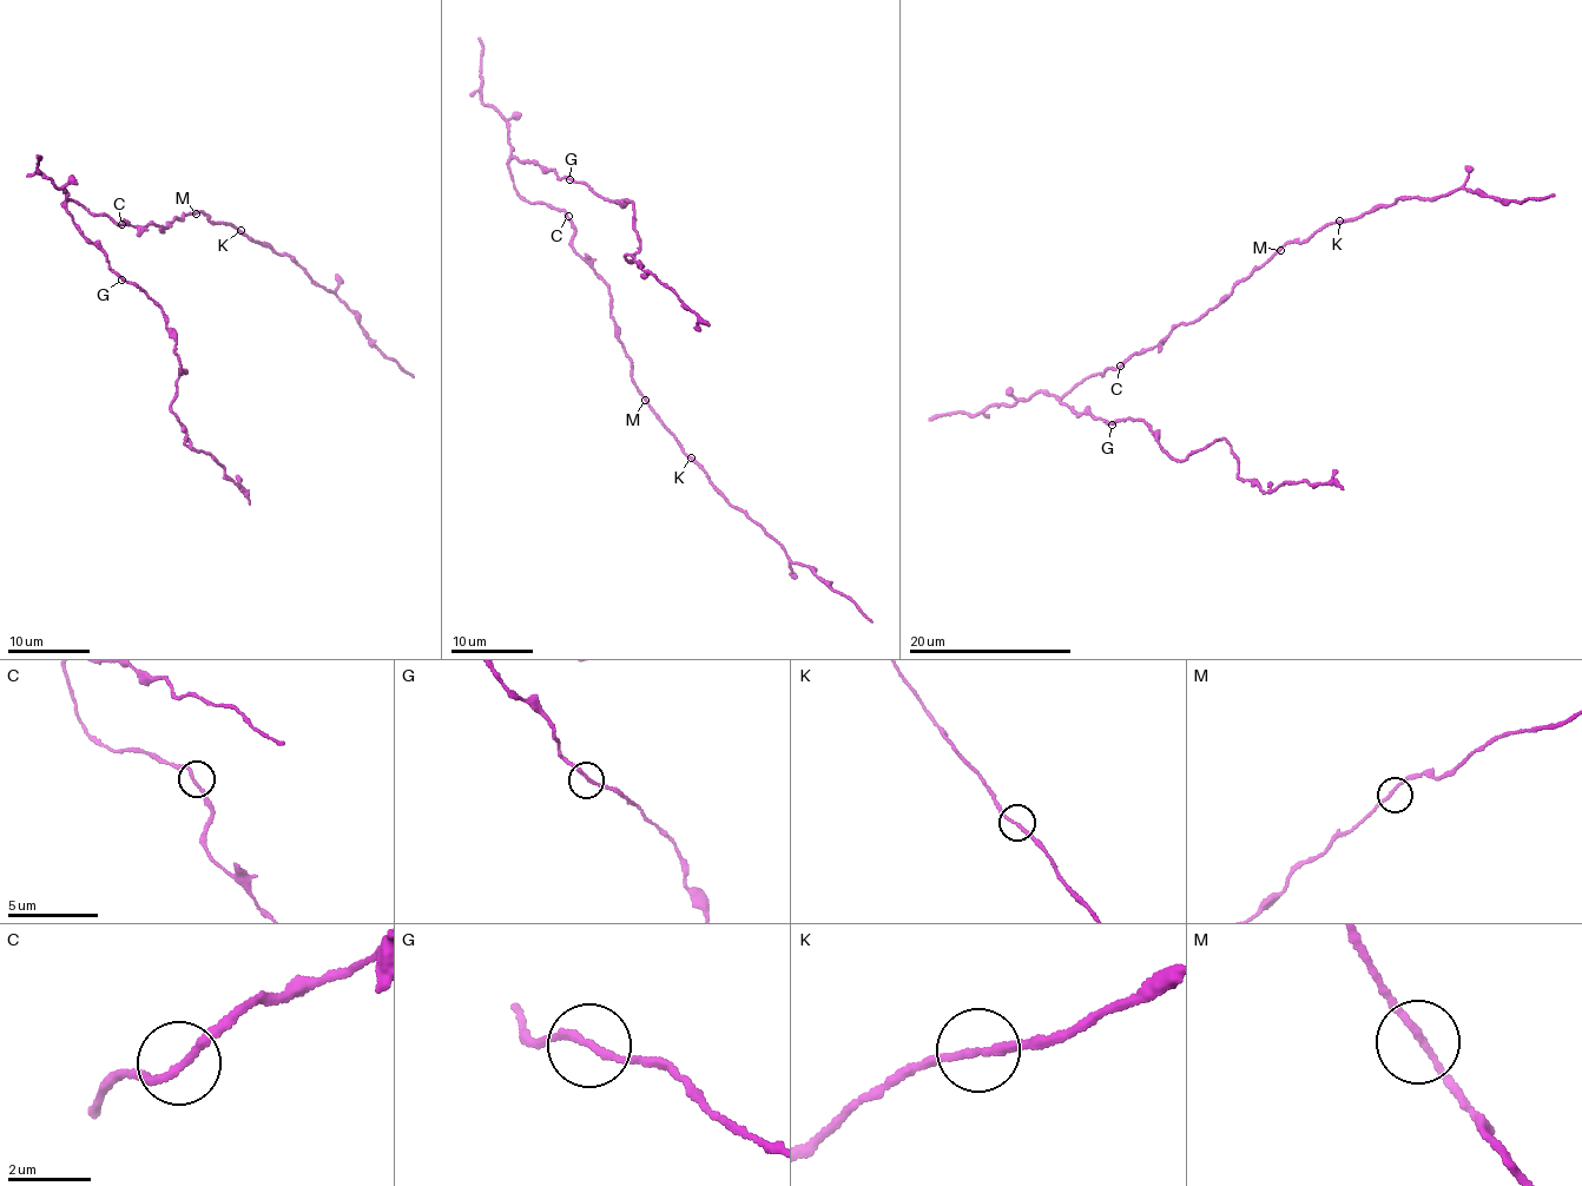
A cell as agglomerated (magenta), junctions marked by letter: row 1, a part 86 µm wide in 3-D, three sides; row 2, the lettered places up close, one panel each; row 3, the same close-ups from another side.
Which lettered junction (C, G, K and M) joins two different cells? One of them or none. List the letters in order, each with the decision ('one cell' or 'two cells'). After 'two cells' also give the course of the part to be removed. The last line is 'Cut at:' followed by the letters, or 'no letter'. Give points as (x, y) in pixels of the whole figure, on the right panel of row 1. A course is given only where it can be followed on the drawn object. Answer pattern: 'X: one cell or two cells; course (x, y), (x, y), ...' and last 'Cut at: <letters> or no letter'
C: one cell
G: one cell
K: two cells; course (1339, 221), (1362, 217), (1399, 198), (1439, 197), (1463, 188), (1520, 202), (1555, 196)
M: one cell
Cut at: K

